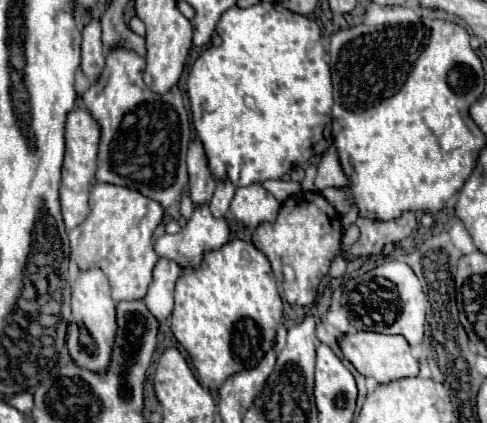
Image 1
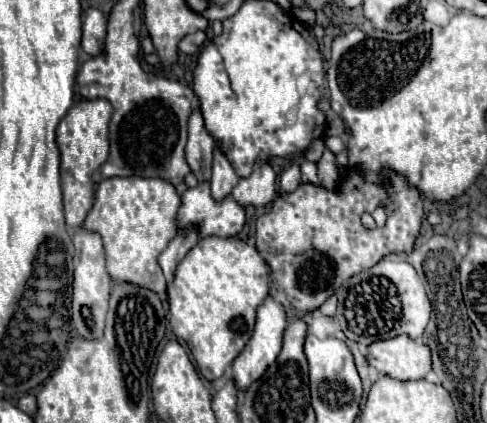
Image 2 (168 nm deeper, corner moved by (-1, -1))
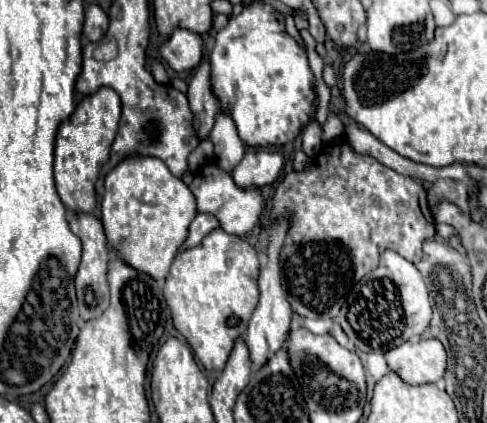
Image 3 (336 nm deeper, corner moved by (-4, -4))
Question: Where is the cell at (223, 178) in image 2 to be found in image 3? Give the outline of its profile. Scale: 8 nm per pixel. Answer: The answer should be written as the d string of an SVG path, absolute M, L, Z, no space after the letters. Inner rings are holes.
M219 111L215 115L215 125L209 133L209 139L215 145L215 159L221 169L233 171L233 167L245 155L245 143L237 135L237 127L229 113Z

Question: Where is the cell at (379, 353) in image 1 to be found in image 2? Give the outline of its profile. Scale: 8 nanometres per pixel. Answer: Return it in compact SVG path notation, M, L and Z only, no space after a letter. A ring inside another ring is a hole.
M408 336L372 342L366 360L380 374L396 380L420 380L430 372L428 346L410 340Z

